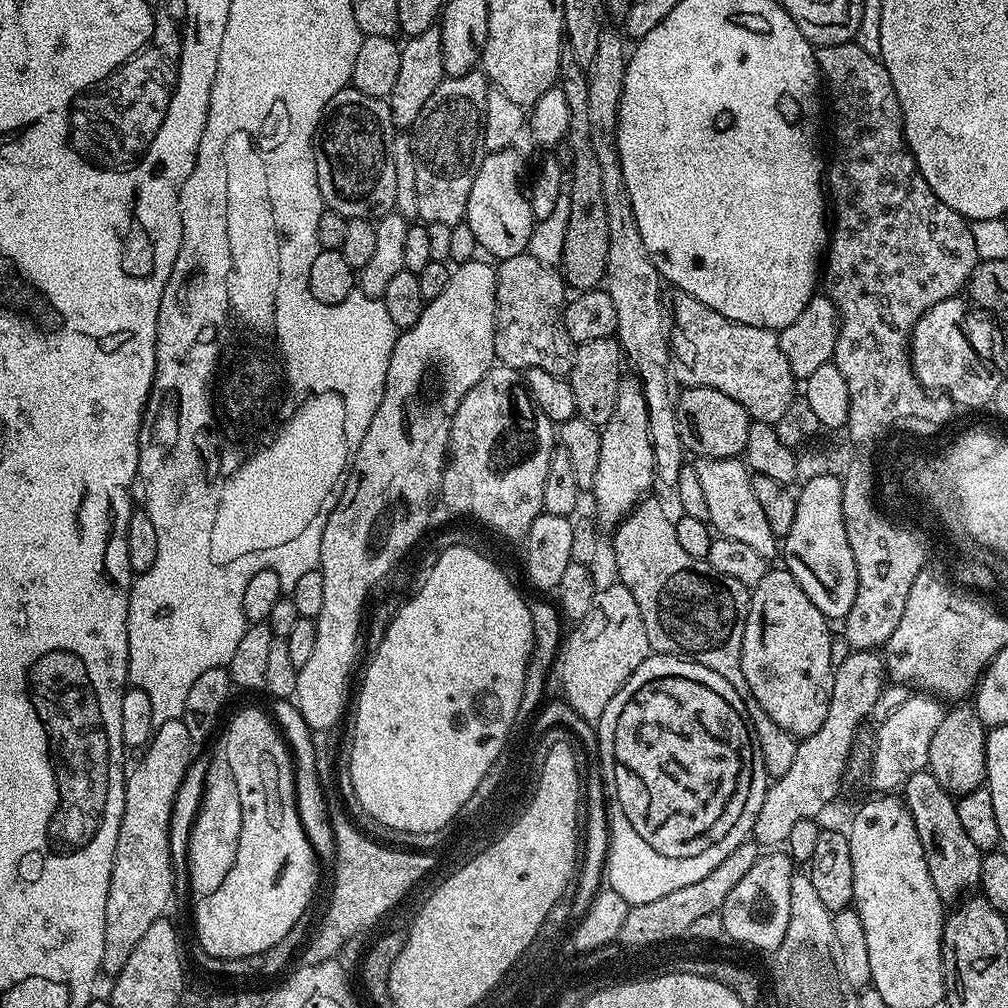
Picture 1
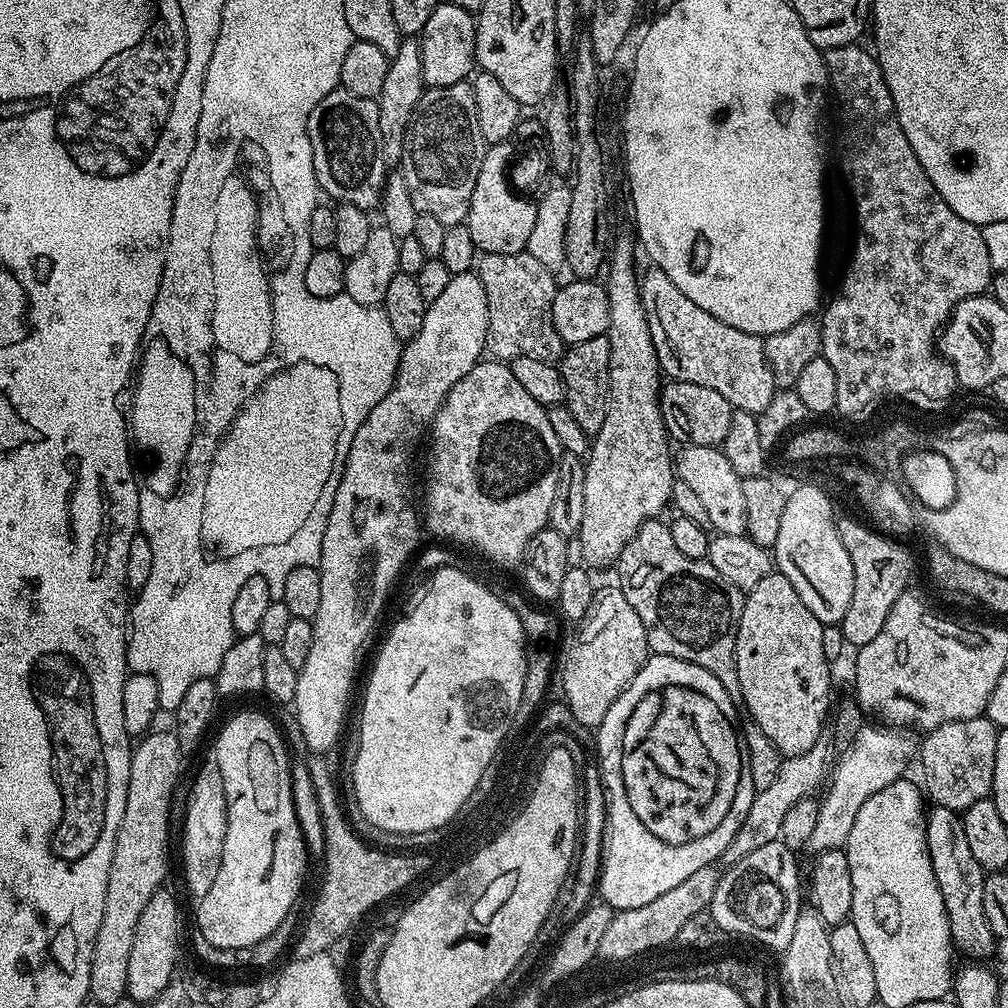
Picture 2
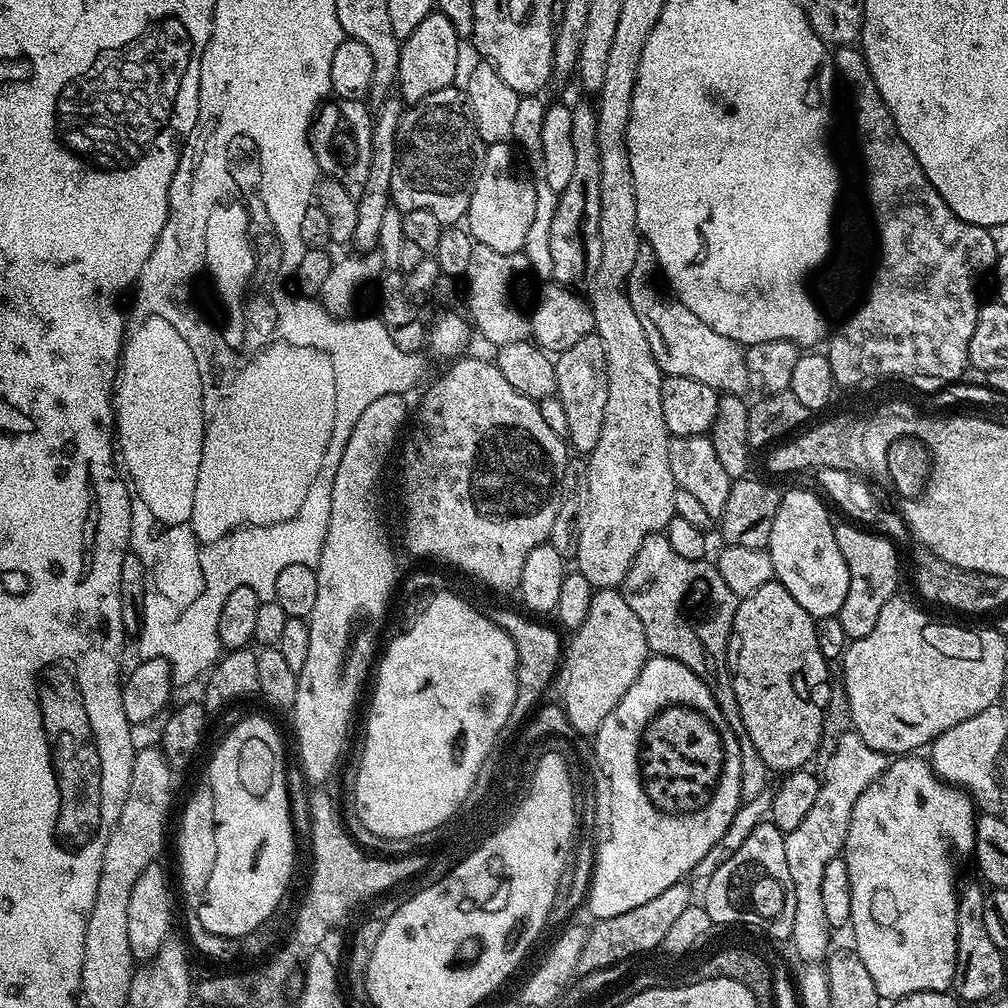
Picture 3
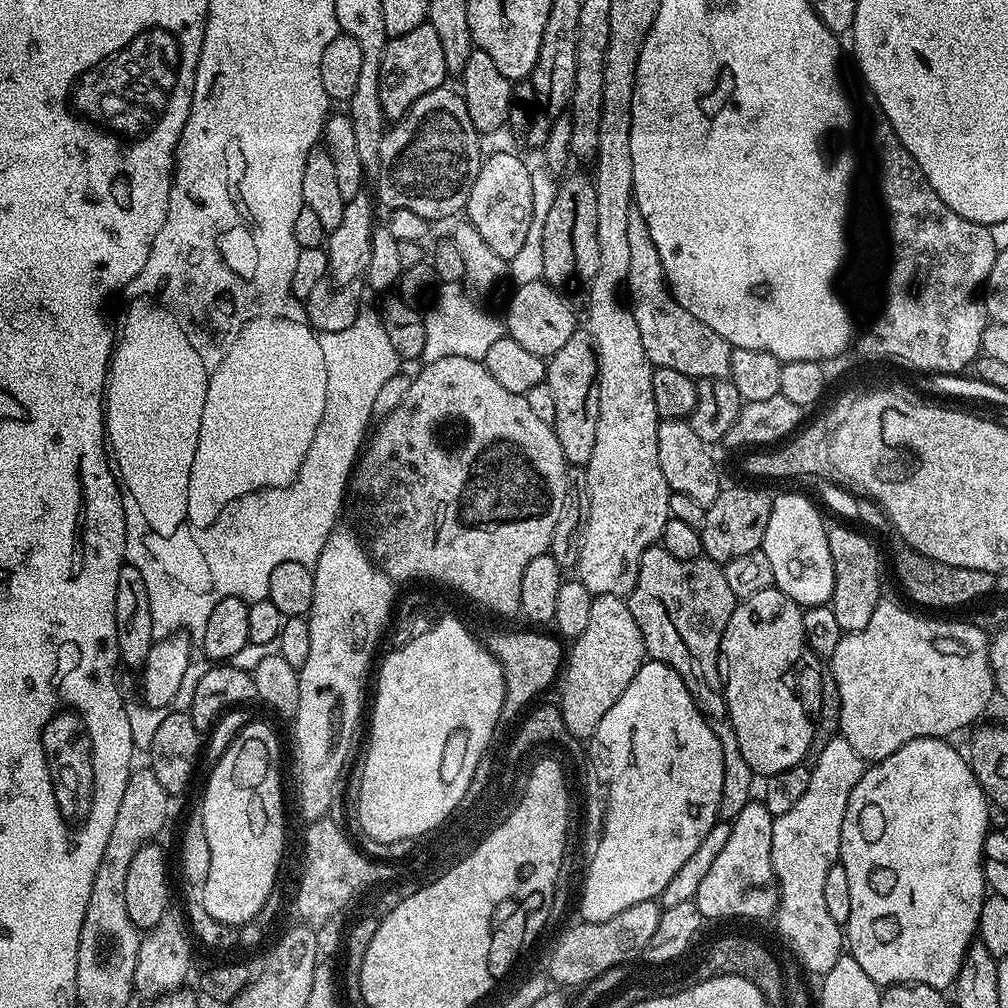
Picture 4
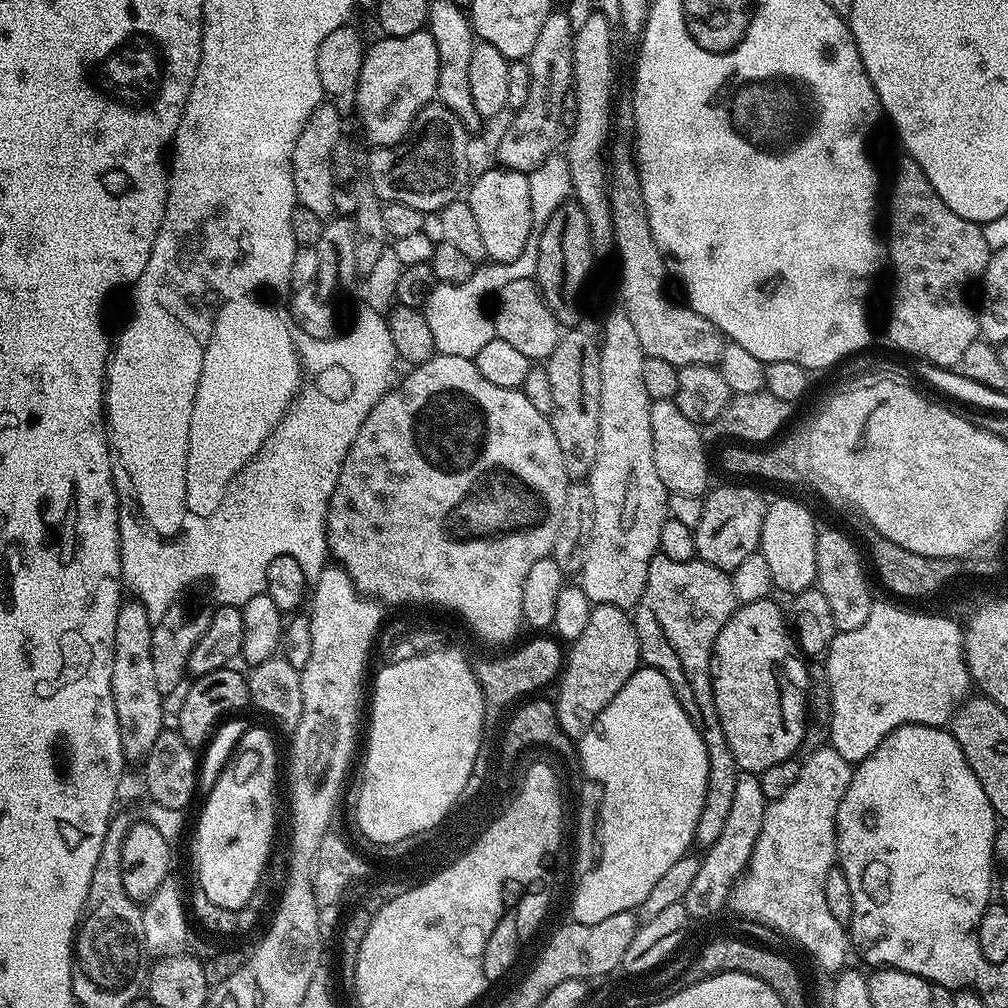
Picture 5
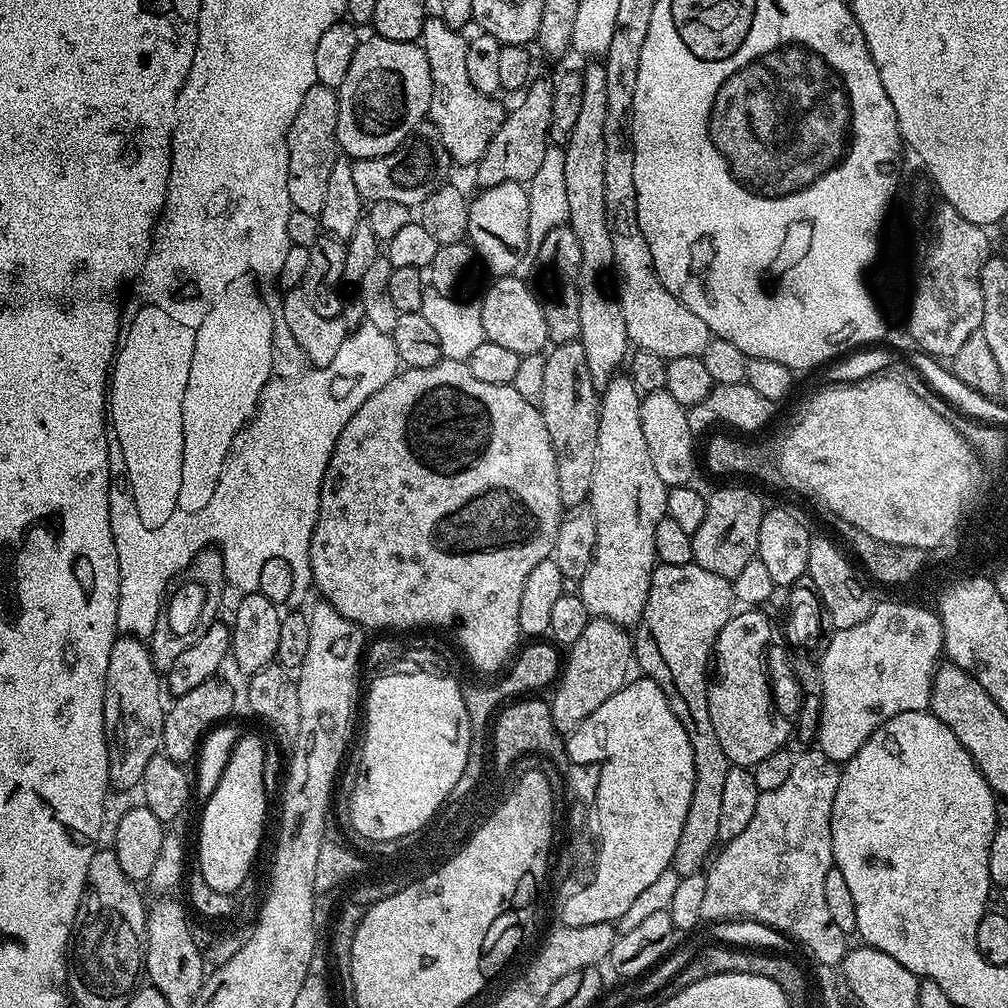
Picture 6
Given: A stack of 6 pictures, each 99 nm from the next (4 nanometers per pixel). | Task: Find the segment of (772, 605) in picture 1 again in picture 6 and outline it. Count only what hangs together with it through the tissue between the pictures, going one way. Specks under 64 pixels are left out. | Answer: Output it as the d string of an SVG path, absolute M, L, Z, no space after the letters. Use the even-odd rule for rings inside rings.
M740 610L722 626L716 639L714 679L708 685L710 722L729 765L738 768L751 768L789 743L784 728L776 724L776 716L768 708L768 688L764 688L764 672L760 672L760 652L773 631L764 610Z

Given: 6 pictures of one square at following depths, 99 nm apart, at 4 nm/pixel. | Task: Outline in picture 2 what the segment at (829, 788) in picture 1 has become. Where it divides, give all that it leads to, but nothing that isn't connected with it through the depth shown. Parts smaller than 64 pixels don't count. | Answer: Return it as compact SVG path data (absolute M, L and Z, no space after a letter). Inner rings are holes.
M823 743L815 744L813 748L806 750L806 754L789 756L781 763L778 778L774 778L774 782L770 782L766 790L756 793L754 802L750 806L750 814L746 814L746 822L738 826L738 834L734 834L730 846L726 846L722 857L725 865L736 864L742 858L746 858L746 854L758 850L758 846L766 846L766 842L780 839L782 818L786 818L790 806L794 806L794 802L798 802L804 796L812 796L815 788L820 783L820 787L825 783L830 760L828 764L828 752L824 747Z

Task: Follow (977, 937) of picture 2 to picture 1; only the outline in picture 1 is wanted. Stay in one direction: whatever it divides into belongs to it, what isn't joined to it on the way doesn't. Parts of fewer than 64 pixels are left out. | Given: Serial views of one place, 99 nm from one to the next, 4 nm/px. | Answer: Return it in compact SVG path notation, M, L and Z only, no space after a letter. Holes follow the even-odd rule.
M925 770L910 774L902 786L902 799L910 810L910 818L914 818L914 830L918 830L926 866L930 870L930 882L934 882L938 898L945 902L959 901L980 883L982 853L978 846L974 846L974 841L967 836L958 819L953 794L939 784L932 772Z

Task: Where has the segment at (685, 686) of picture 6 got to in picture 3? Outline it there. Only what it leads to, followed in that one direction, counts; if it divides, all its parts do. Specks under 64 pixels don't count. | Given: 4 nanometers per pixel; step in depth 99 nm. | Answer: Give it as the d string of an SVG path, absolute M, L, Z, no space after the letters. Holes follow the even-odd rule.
M667 535L647 536L642 546L638 546L638 554L634 554L630 562L630 570L626 570L622 591L630 610L638 614L638 622L642 622L642 630L646 630L649 653L682 662L682 666L694 670L694 674L702 678L710 694L714 694L714 702L718 702L718 710L722 710L722 718L726 718L730 730L738 738L738 750L742 758L741 801L752 800L758 794L769 791L770 770L766 762L762 762L758 750L754 750L754 742L750 742L750 738L746 735L746 726L742 726L742 714L738 710L738 698L734 698L728 641L732 638L738 598L732 593L730 586L722 582L722 574L718 574L715 563L707 559L682 558L670 547Z

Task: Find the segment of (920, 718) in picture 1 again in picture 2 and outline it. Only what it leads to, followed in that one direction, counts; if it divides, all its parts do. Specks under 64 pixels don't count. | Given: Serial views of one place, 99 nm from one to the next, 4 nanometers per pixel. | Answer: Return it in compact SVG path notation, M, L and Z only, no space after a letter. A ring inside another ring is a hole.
M865 726L858 730L852 743L843 749L840 761L835 761L827 781L828 793L820 800L818 810L818 823L810 834L807 846L809 853L825 852L831 848L844 848L850 838L850 829L854 826L854 818L858 818L858 810L866 798L874 798L878 790L886 790L890 782L901 779L908 768L908 763L913 763L918 752L917 737L903 736L903 731L893 730L888 726L871 728Z

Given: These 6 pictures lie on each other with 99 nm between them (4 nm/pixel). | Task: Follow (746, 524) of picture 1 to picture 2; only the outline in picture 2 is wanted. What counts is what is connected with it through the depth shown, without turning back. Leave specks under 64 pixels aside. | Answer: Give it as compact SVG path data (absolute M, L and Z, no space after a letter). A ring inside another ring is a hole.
M685 444L674 456L675 479L686 482L692 492L702 501L710 525L719 534L745 535L744 499L742 498L742 478L730 466L730 458L719 447L694 446Z

